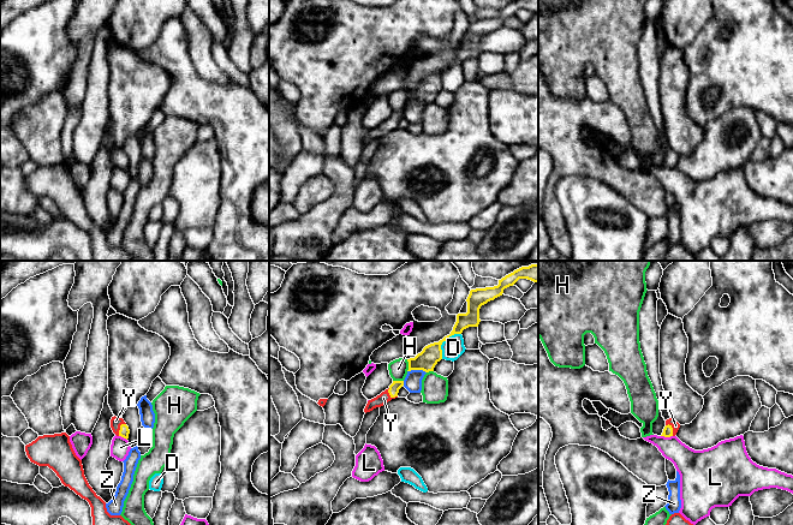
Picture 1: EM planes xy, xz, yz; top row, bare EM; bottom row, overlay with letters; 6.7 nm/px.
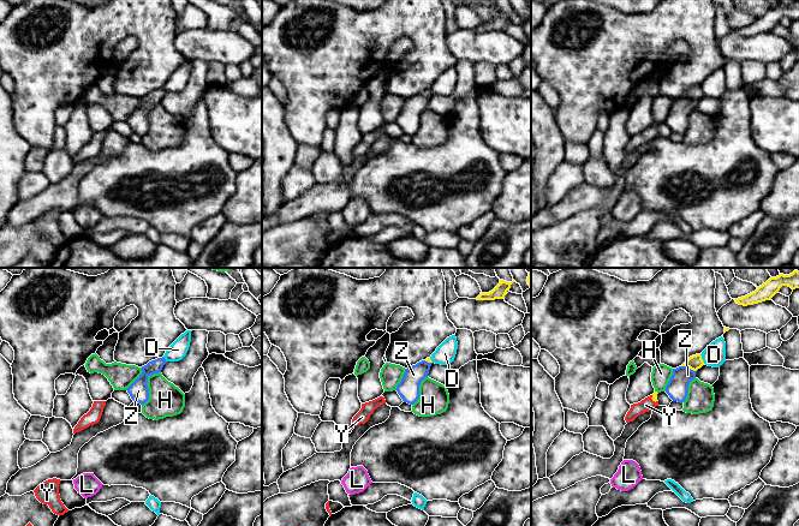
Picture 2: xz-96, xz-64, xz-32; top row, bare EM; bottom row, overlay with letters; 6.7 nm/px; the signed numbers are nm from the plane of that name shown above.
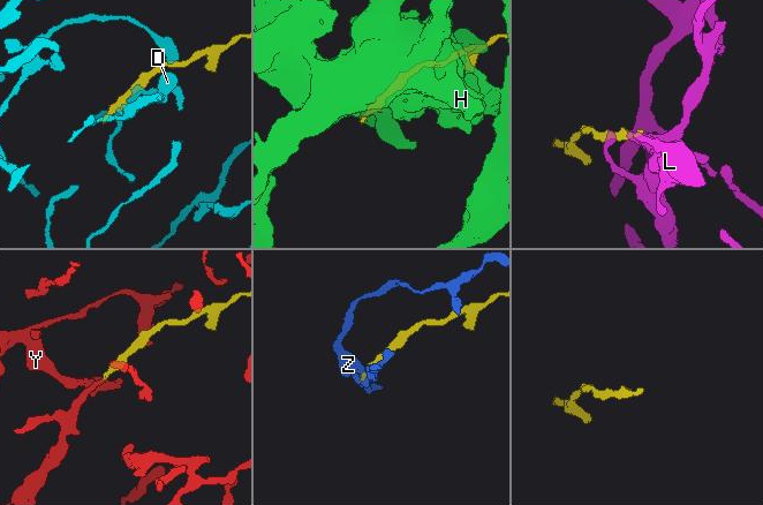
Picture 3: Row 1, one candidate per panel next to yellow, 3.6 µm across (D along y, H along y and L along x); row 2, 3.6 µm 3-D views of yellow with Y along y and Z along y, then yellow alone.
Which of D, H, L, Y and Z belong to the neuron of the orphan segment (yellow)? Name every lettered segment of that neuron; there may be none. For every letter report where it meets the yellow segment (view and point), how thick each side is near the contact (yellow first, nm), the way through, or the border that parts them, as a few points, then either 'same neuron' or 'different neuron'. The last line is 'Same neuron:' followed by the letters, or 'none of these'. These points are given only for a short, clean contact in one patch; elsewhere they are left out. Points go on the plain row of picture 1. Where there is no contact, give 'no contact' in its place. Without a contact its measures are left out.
D: meets yellow in xz at (443, 71); 140 nm thick on the yellow side, 150 nm on the other; border along xz (460, 64), (449, 66), (442, 73), (441, 89); different neuron
H: meets yellow in xz at (409, 96); 140 nm thick on the yellow side, 130 nm on the other; border along xz (406, 90), (407, 101); different neuron
L: meets yellow in yz at (667, 167); 60 nm thick on the yellow side, 200 nm on the other; different neuron
Y: meets yellow in xy at (120, 159); 70 nm thick on the yellow side, 80 nm on the other; runs through xy (124, 162), (120, 159), (115, 153); same neuron
Z: meets yellow in xz at (417, 100); 140 nm thick on the yellow side, 120 nm on the other; border along xz (407, 101), (423, 101), (425, 103); different neuron
Same neuron: Y

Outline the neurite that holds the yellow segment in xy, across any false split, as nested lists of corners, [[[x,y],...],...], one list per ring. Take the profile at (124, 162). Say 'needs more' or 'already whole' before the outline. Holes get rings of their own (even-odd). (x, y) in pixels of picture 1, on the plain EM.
needs more; [[[115,147],[112,148],[111,159],[117,167],[121,167],[126,171],[129,169],[130,161],[123,149]]]

